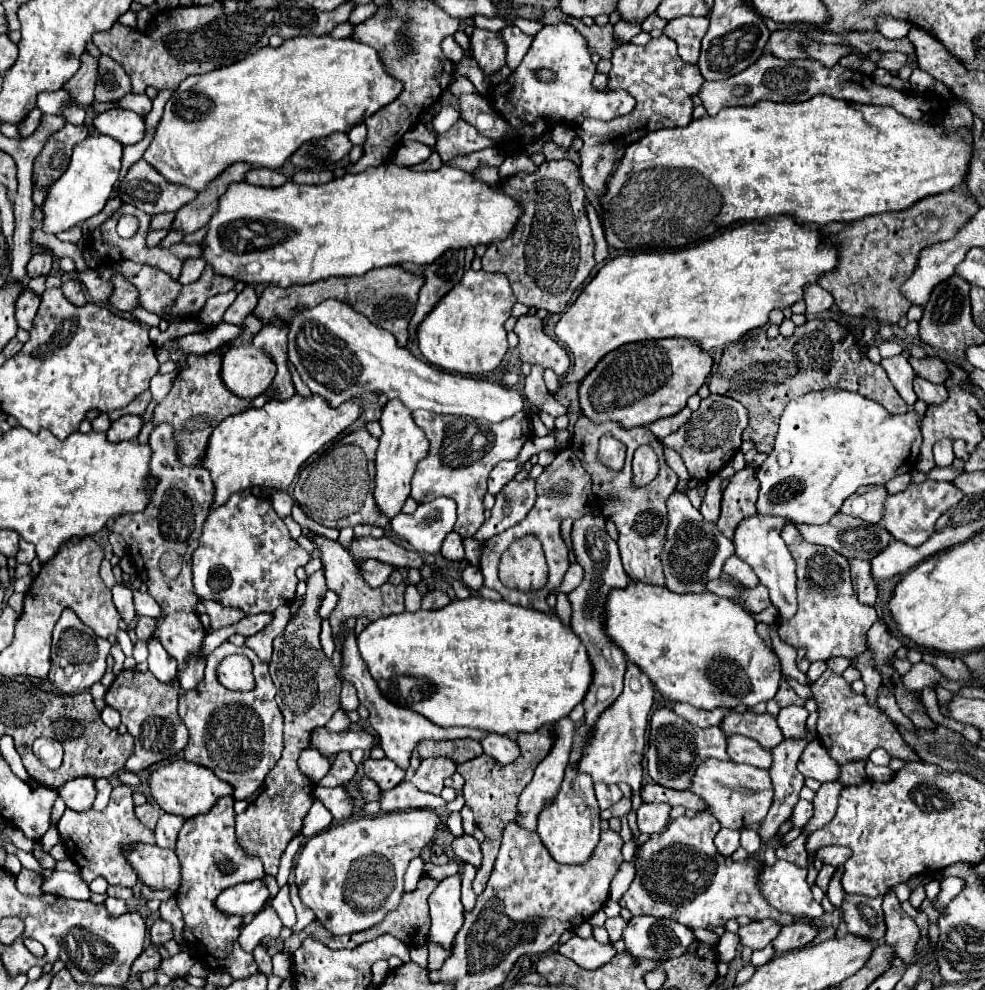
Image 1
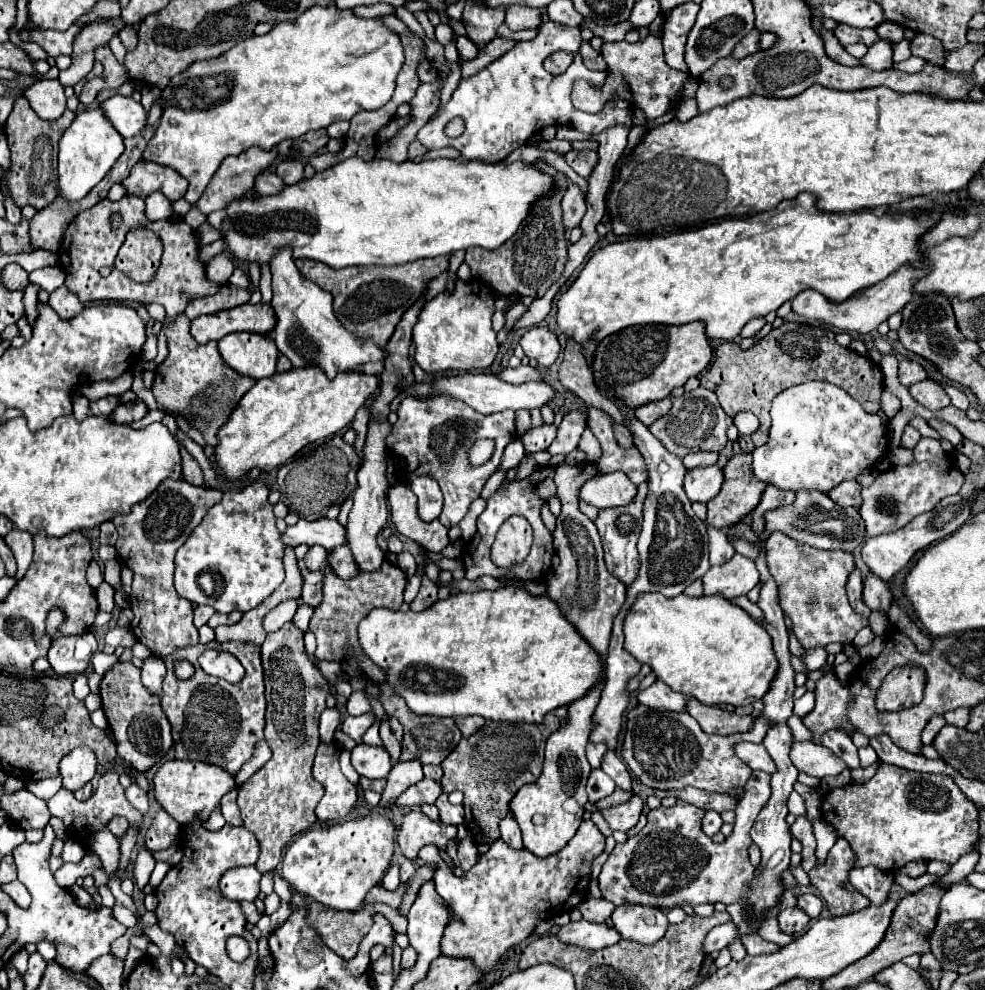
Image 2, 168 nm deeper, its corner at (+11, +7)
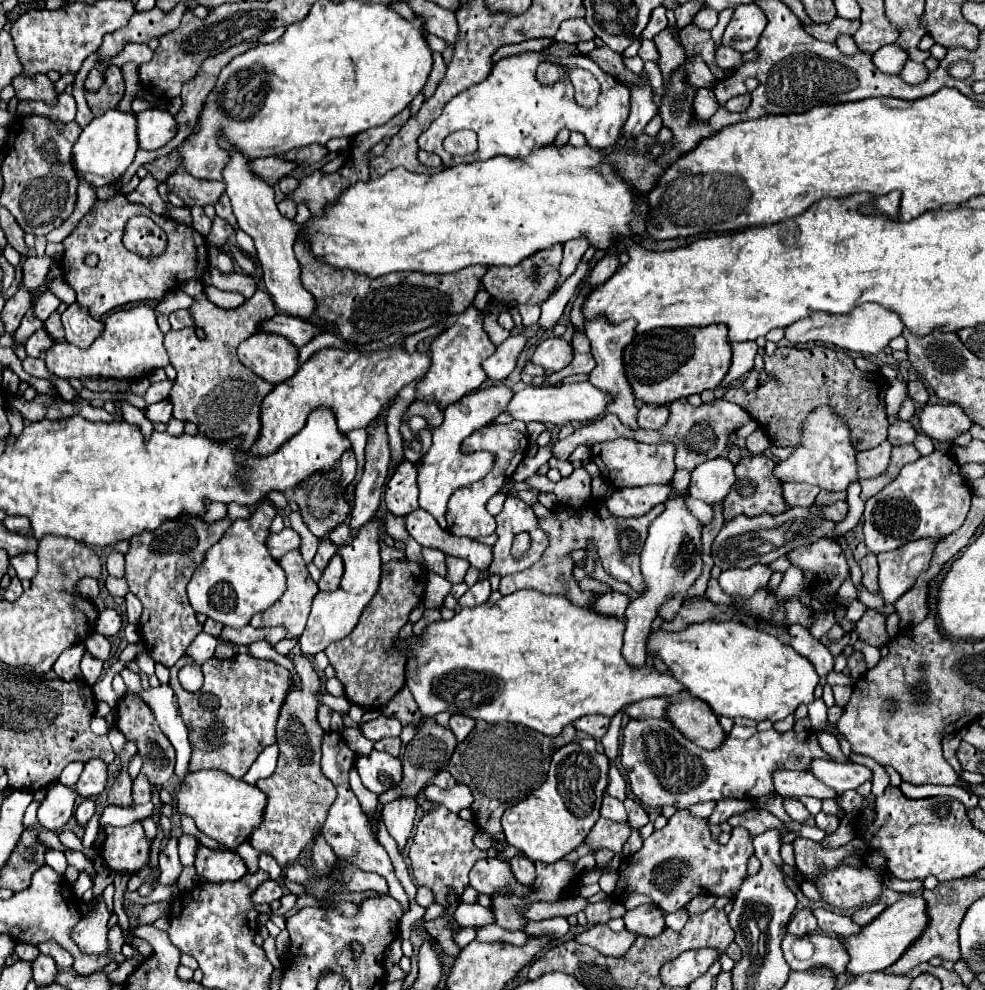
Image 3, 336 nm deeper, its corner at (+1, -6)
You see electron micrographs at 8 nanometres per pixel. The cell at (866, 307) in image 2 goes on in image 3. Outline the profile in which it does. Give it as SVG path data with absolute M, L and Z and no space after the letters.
M862 304L854 308L850 314L828 314L828 312L810 312L808 318L798 320L796 324L784 330L784 338L792 344L806 344L806 342L828 342L838 348L846 348L858 354L878 354L882 352L888 342L900 336L904 330L902 318L882 306L882 304Z

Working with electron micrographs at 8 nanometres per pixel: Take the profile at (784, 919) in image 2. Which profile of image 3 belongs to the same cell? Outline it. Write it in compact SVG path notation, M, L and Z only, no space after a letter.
M800 910L792 916L790 924L788 924L788 932L794 936L808 936L812 932L816 932L816 918L812 914L812 910Z

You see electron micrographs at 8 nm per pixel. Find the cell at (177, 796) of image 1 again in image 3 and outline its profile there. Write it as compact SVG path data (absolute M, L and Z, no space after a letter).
M220 770L190 772L176 788L178 814L192 818L200 832L228 848L238 848L244 840L248 840L252 828L260 822L264 804L264 794L256 786L250 786L244 780L236 780Z

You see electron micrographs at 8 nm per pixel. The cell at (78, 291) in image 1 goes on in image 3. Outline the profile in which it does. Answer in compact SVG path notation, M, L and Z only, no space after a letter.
M76 302L70 304L62 314L62 324L66 330L66 340L78 348L88 348L104 328L102 322L94 320L88 310L80 308Z

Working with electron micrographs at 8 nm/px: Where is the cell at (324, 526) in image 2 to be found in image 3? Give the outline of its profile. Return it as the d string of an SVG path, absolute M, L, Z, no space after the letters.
M284 528L280 534L272 534L268 540L268 550L272 552L272 556L276 556L276 560L292 550L300 550L302 538L292 530L292 528Z

